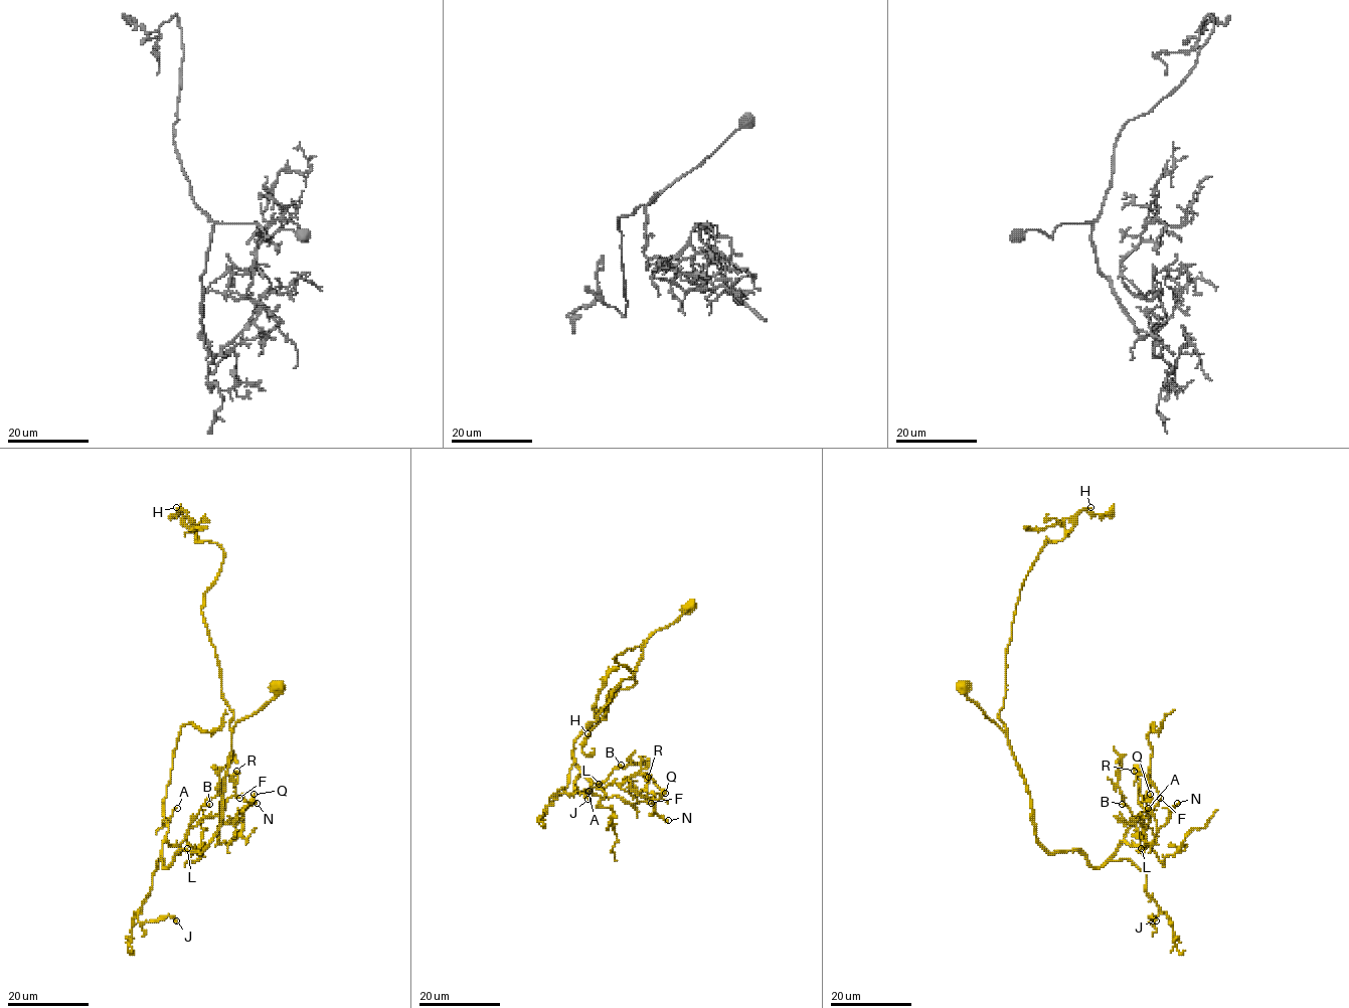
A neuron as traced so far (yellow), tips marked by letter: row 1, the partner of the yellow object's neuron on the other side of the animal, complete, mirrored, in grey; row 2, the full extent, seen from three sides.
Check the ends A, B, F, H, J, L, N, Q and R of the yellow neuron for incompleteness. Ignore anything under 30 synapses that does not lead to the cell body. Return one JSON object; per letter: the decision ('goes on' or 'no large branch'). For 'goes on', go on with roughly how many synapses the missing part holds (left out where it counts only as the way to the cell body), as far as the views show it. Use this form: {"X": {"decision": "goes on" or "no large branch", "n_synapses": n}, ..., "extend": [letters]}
{"A": {"decision": "goes on", "n_synapses": 70}, "B": {"decision": "no large branch"}, "F": {"decision": "no large branch"}, "H": {"decision": "no large branch"}, "J": {"decision": "no large branch"}, "L": {"decision": "goes on", "n_synapses": 50}, "N": {"decision": "no large branch"}, "Q": {"decision": "no large branch"}, "R": {"decision": "no large branch"}, "extend": ["A", "L"]}

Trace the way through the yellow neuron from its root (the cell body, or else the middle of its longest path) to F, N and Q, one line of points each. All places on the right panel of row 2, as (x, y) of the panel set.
F: (964, 686), (1005, 733), (1050, 853), (1079, 849), (1103, 865), (1122, 842), (1141, 843), (1160, 798)
N: (964, 686), (1005, 733), (1050, 853), (1079, 849), (1098, 867), (1141, 843), (1136, 816), (1151, 843), (1177, 803)
Q: (964, 686), (1005, 733), (1050, 853), (1103, 865), (1141, 843), (1136, 816), (1151, 843), (1150, 794)

